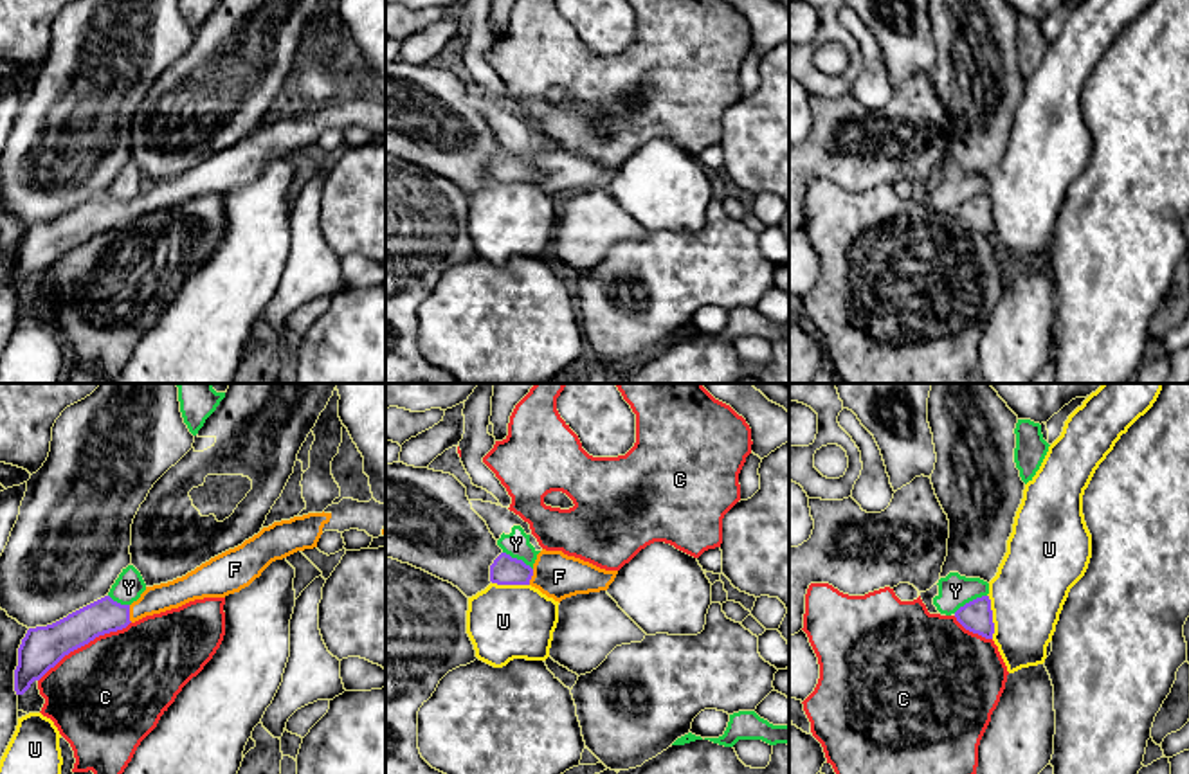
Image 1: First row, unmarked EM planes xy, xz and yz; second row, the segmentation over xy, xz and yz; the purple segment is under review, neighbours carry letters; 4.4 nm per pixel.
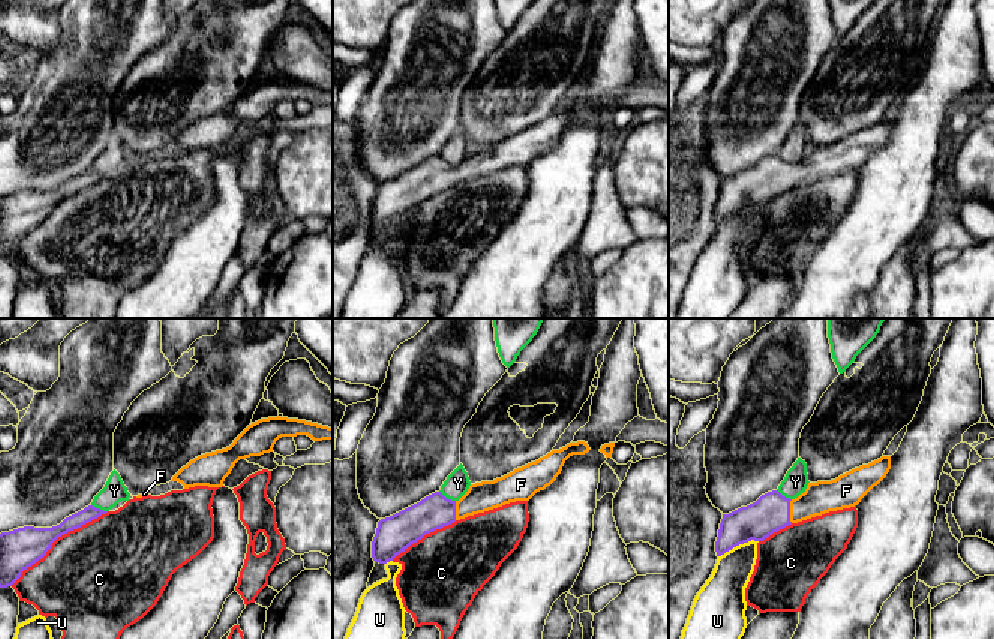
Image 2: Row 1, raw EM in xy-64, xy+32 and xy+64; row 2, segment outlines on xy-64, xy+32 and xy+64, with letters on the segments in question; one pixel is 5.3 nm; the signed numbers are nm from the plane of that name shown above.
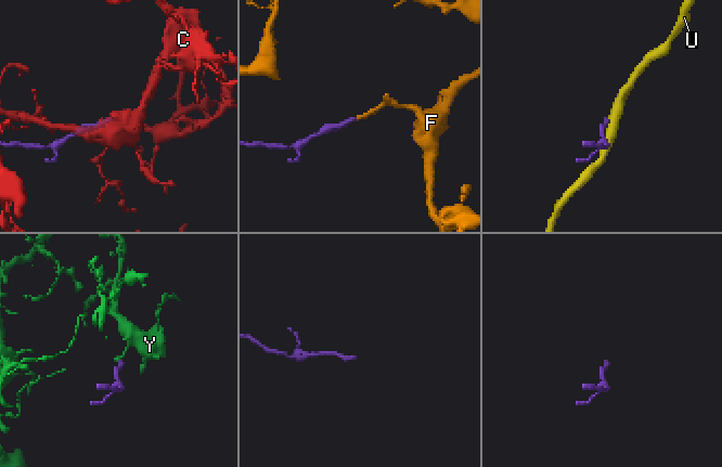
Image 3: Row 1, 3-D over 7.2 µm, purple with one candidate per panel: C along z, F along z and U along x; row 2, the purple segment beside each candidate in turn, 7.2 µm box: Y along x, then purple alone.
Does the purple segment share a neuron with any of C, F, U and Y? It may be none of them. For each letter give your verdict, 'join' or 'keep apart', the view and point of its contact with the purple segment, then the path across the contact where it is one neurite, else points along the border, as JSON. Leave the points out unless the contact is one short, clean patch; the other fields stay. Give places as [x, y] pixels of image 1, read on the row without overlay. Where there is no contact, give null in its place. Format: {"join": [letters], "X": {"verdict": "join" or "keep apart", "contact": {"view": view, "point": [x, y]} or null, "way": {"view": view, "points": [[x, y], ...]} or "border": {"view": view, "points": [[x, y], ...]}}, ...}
{"join": ["F"], "C": {"verdict": "keep apart", "contact": {"view": "xy", "point": [83, 242]}}, "F": {"verdict": "join", "contact": {"view": "xy", "point": [128, 211]}, "way": {"view": "xy", "points": [[103, 213], [128, 211], [159, 195]]}}, "U": {"verdict": "keep apart", "contact": {"view": "yz", "point": [991, 213]}, "border": {"view": "yz", "points": [[988, 191], [993, 234]]}}, "Y": {"verdict": "keep apart", "contact": {"view": "yz", "point": [970, 198]}, "border": {"view": "yz", "points": [[986, 191], [966, 198], [953, 209]]}}}

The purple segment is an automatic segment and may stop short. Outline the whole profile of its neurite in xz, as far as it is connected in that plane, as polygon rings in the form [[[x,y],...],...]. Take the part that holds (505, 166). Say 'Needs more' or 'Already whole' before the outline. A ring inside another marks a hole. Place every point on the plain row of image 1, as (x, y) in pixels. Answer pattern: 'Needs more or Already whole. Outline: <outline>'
Needs more. Outline: [[[542,146],[530,164],[501,149],[490,162],[490,178],[497,182],[531,182],[548,194],[562,198],[576,191],[607,187],[618,167],[605,167],[562,148]]]

